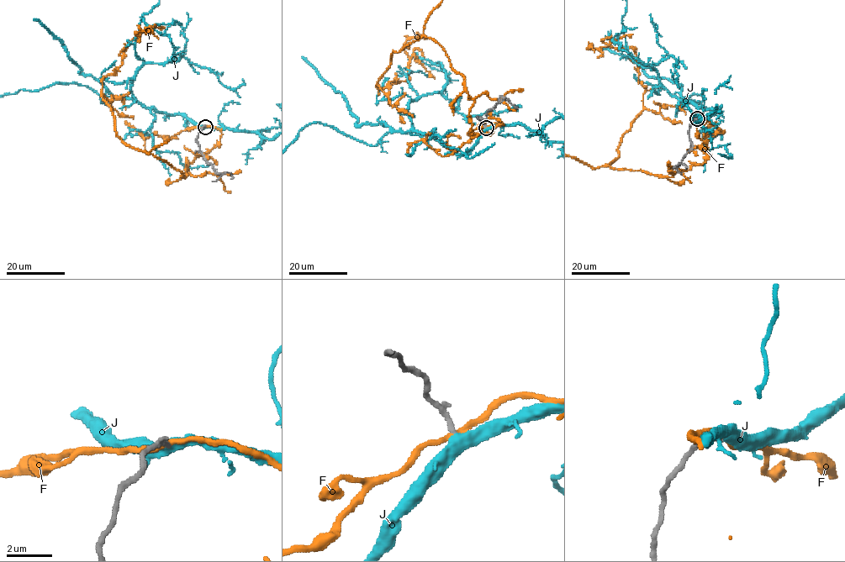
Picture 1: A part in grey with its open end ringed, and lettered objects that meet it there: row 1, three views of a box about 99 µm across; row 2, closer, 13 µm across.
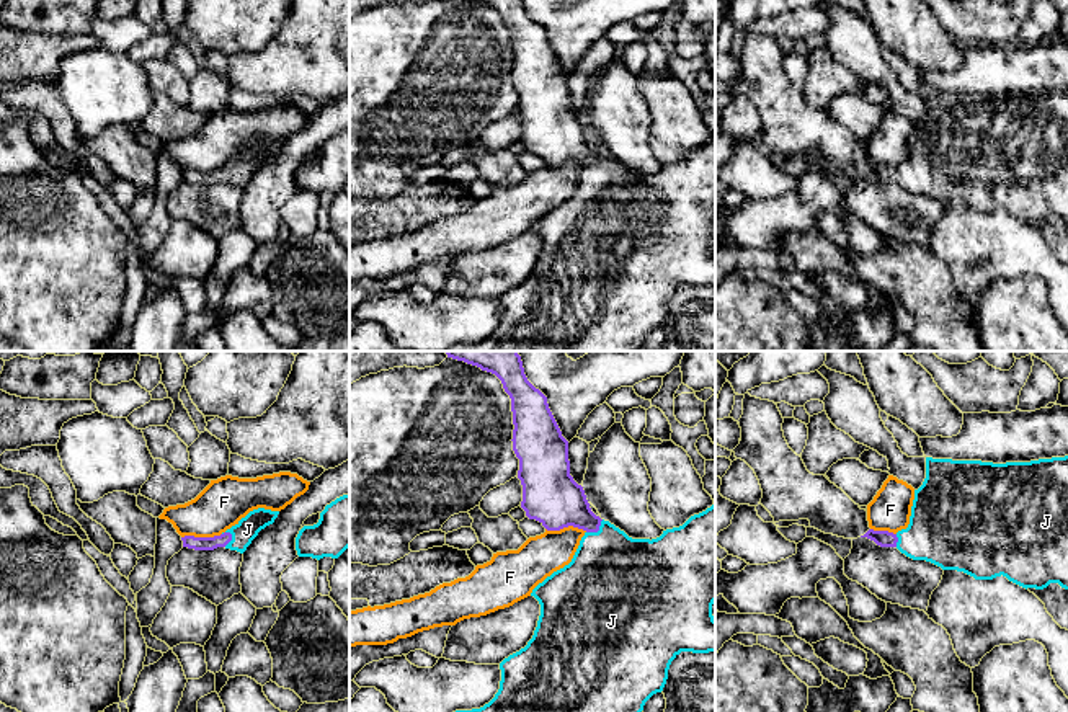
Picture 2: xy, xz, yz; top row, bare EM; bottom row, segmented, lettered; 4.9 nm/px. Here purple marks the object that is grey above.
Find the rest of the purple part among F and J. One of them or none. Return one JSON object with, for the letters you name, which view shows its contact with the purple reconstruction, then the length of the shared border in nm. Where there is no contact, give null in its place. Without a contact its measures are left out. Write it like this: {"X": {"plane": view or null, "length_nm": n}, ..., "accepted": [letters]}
{"J": {"plane": "xz", "length_nm": 110}, "accepted": ["J"]}

